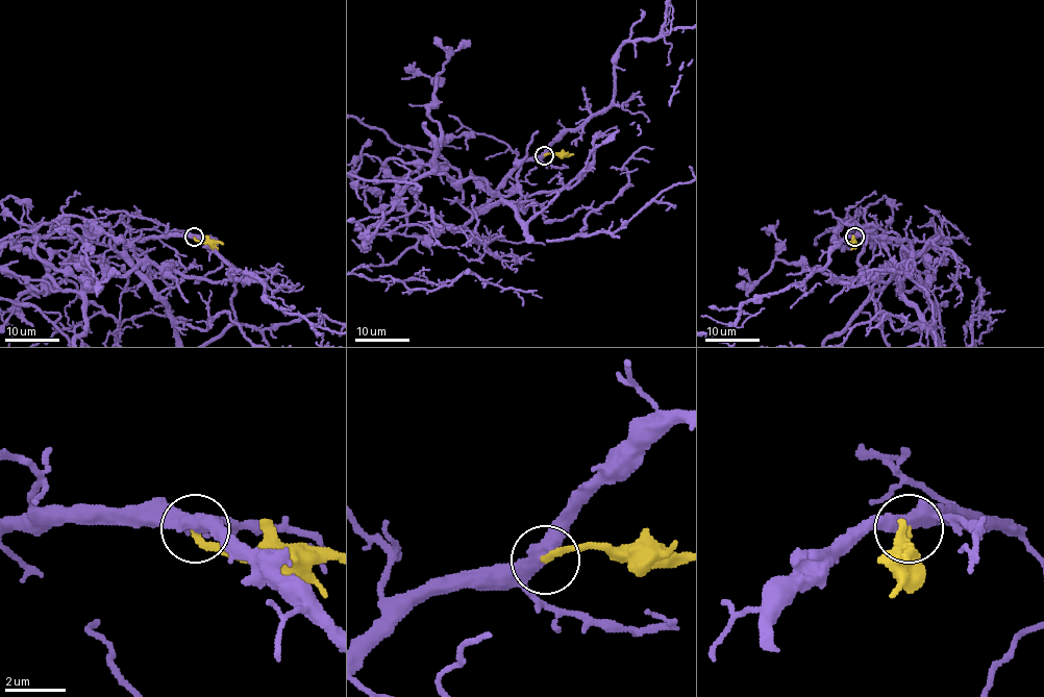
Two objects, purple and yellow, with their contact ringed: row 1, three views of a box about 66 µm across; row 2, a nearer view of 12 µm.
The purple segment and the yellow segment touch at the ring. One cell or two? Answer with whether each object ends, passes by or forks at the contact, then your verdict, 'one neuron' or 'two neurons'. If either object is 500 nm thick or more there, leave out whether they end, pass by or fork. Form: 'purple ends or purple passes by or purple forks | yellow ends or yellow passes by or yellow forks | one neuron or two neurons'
purple passes by | yellow ends | two neurons

